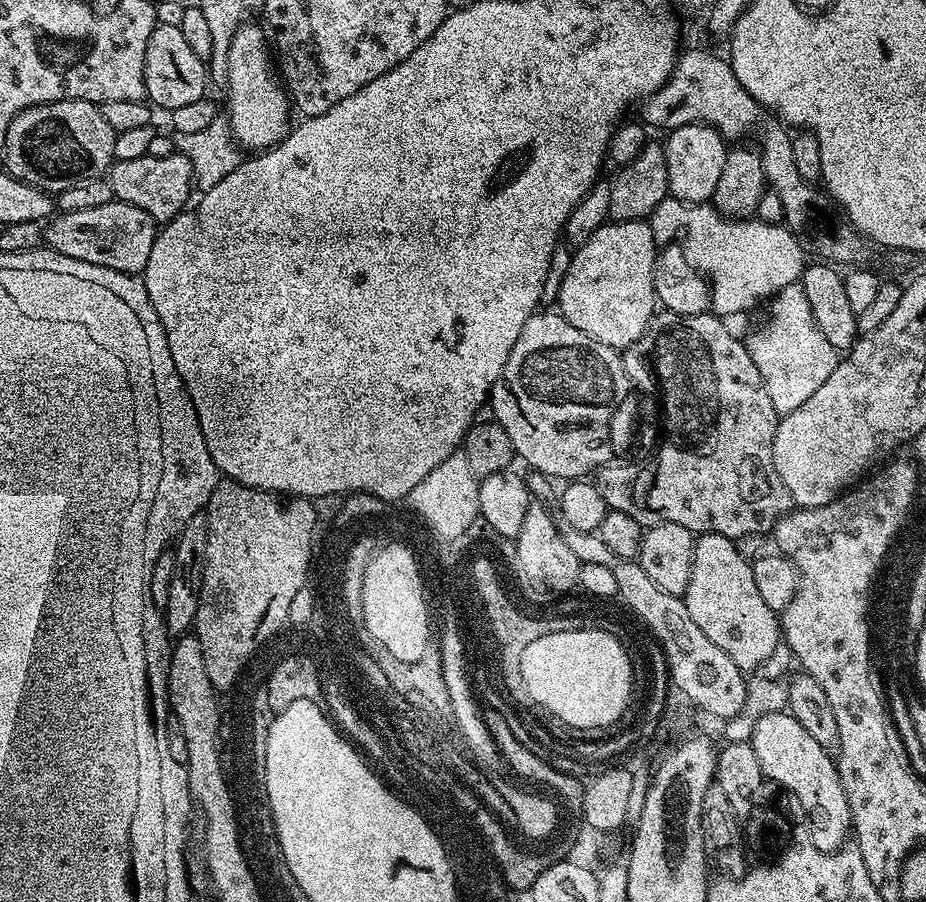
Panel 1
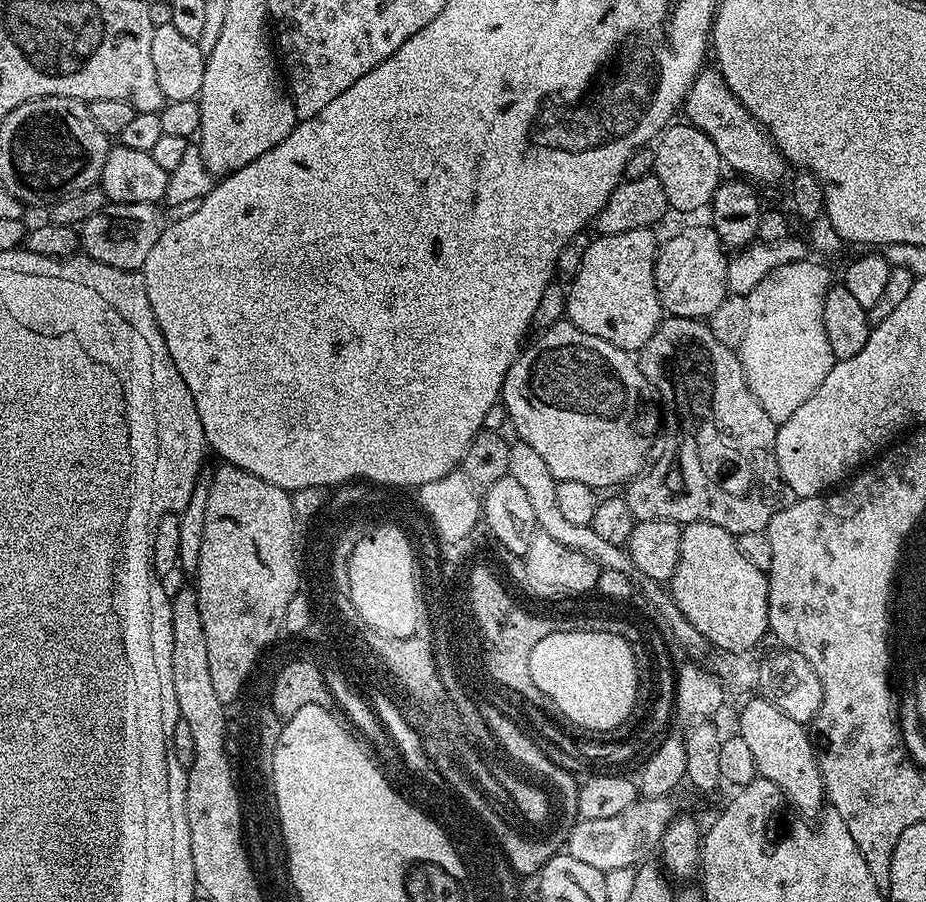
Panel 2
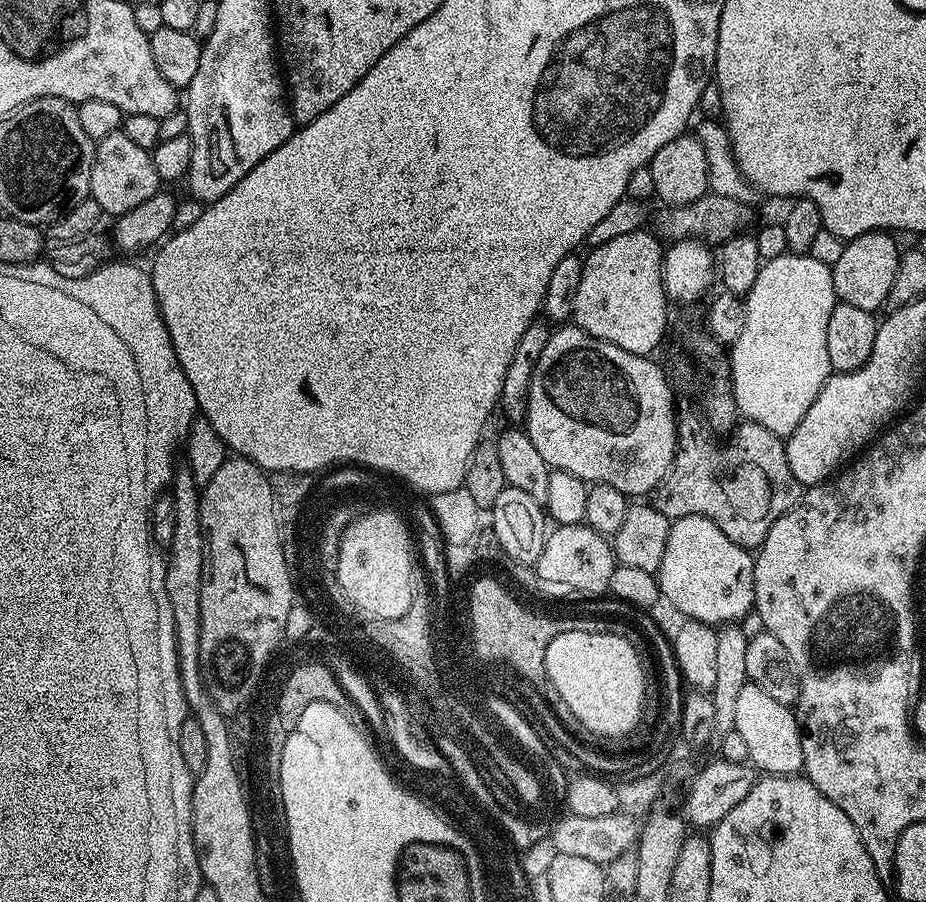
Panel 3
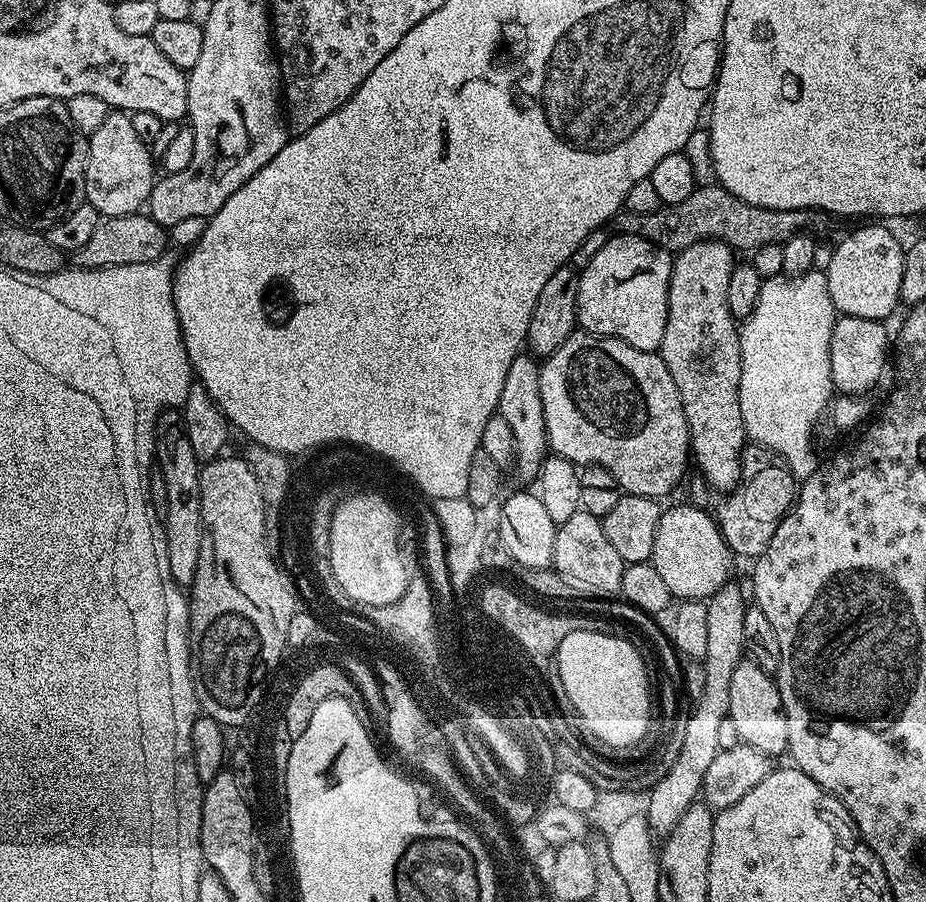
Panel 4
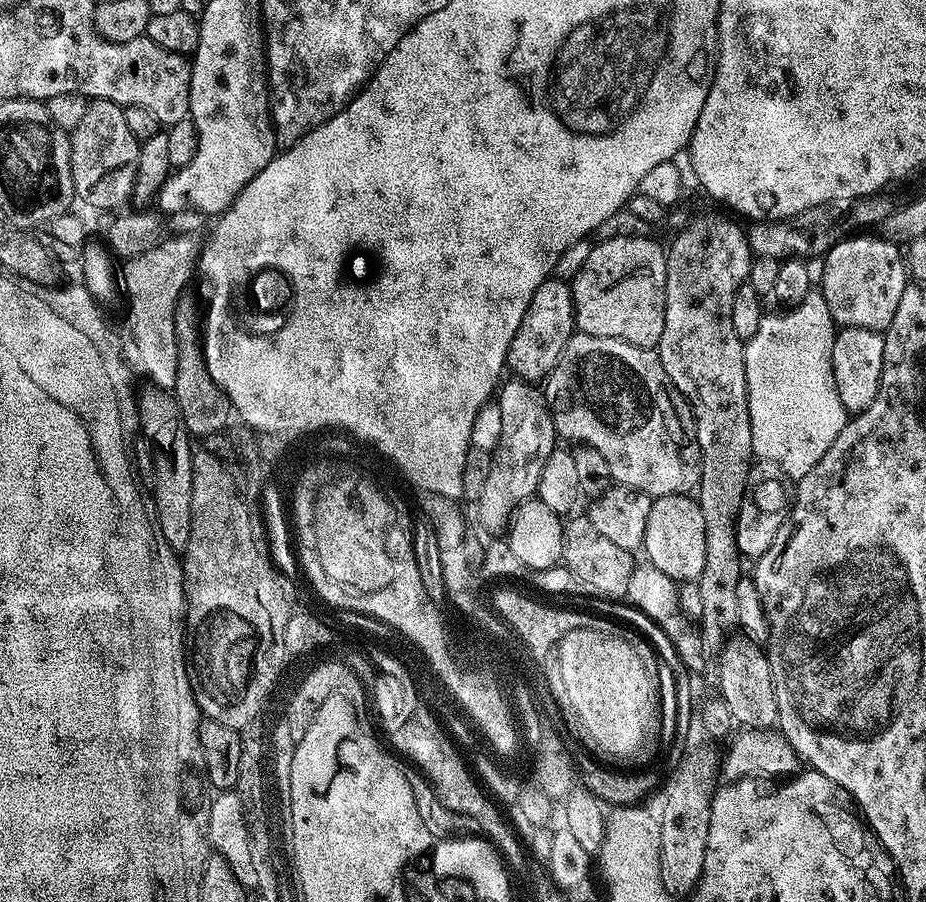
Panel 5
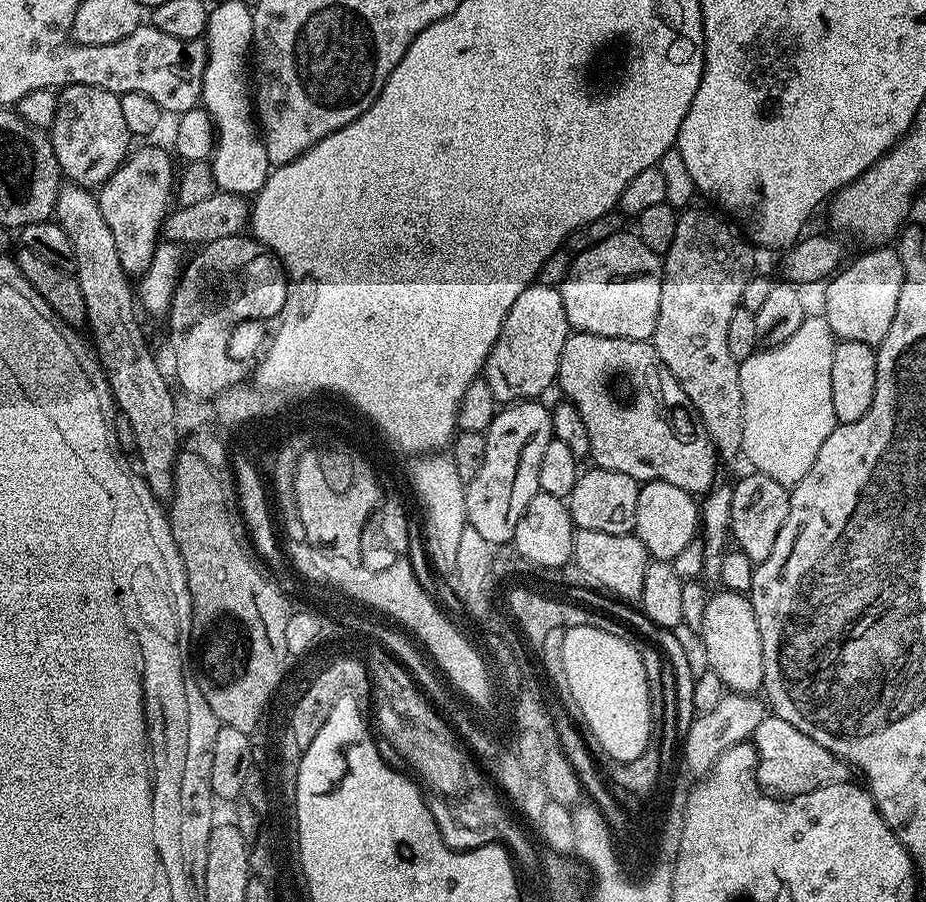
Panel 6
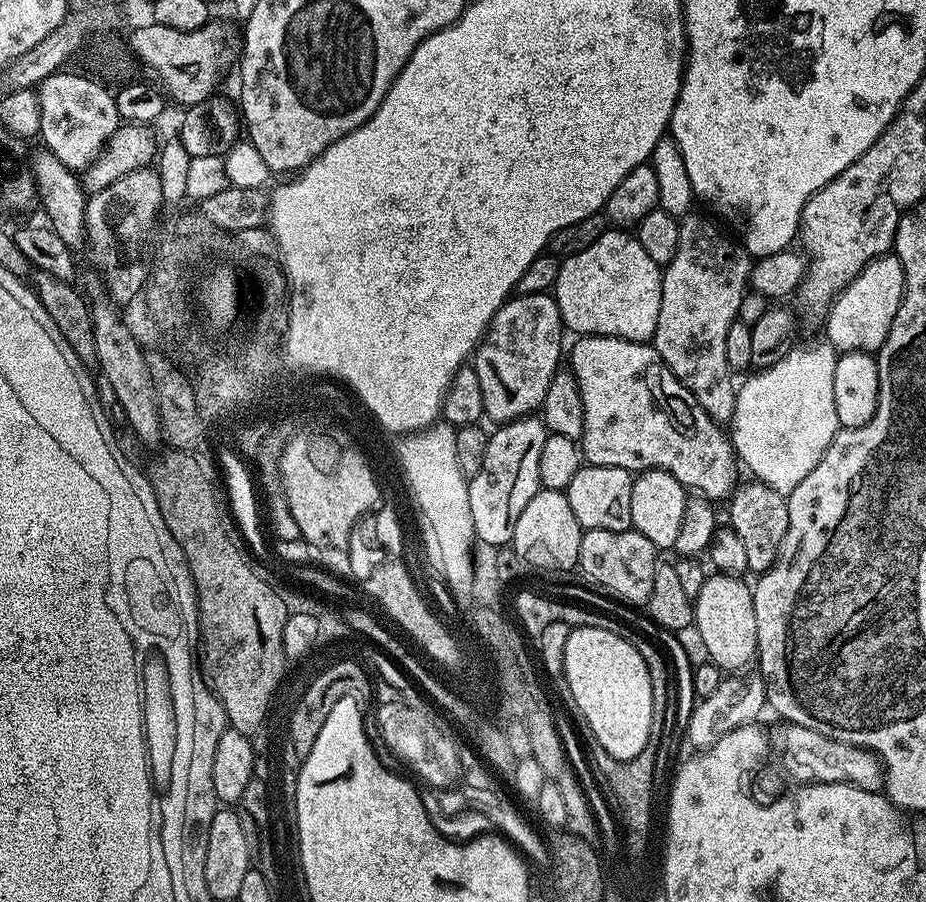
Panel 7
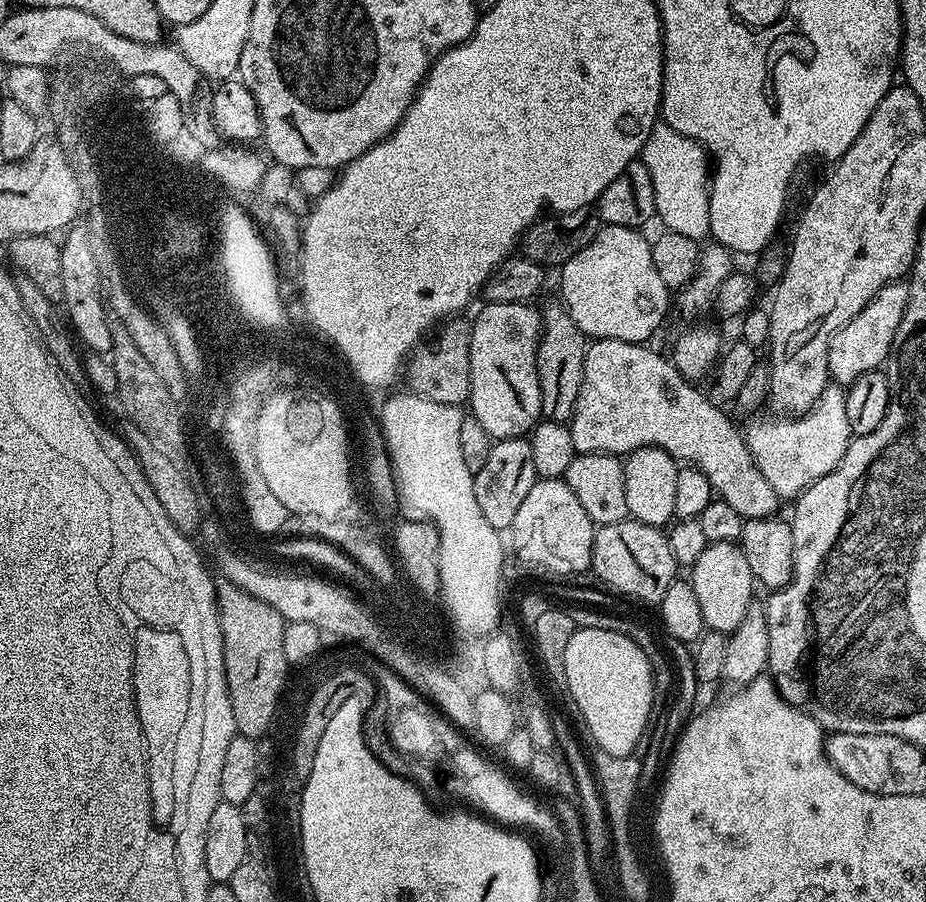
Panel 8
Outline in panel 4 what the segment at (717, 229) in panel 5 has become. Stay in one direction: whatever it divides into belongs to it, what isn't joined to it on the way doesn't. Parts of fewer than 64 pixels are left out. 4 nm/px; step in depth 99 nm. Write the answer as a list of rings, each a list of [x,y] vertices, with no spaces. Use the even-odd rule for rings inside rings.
[[[699,240],[675,253],[666,334],[662,334],[658,349],[682,398],[691,459],[700,467],[705,482],[720,494],[731,493],[741,483],[740,459],[746,445],[740,405],[740,328],[726,302],[726,286],[730,286],[730,274],[737,263],[737,253],[723,240]],[[729,582],[719,588],[716,593],[709,596],[706,603],[707,615],[707,643],[706,652],[703,656],[704,673],[706,674],[706,690],[702,698],[695,701],[694,707],[688,712],[689,722],[686,725],[686,734],[683,737],[682,750],[679,751],[674,764],[670,770],[666,771],[665,776],[654,785],[647,793],[646,817],[648,825],[657,837],[663,838],[669,836],[678,826],[678,818],[686,814],[689,805],[695,803],[701,795],[706,770],[710,770],[710,762],[720,753],[718,746],[718,729],[722,722],[728,719],[728,707],[730,706],[730,677],[734,674],[734,666],[738,666],[741,660],[745,659],[746,649],[744,647],[743,624],[746,622],[746,610],[749,605],[740,597],[740,588],[735,582]]]

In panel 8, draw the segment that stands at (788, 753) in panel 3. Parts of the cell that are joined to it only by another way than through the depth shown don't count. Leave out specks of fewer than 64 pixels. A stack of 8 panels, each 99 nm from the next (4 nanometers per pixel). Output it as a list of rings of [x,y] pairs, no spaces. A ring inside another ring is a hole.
[[[739,543],[709,544],[706,550],[702,550],[702,558],[698,558],[698,562],[691,565],[690,572],[692,572],[692,576],[690,575],[692,589],[694,594],[698,594],[698,606],[702,606],[705,629],[725,634],[732,633],[738,626],[738,622],[742,622],[742,618],[746,618],[748,611],[754,607],[754,600],[752,600],[754,581],[750,562],[746,562],[746,554],[740,549]]]

